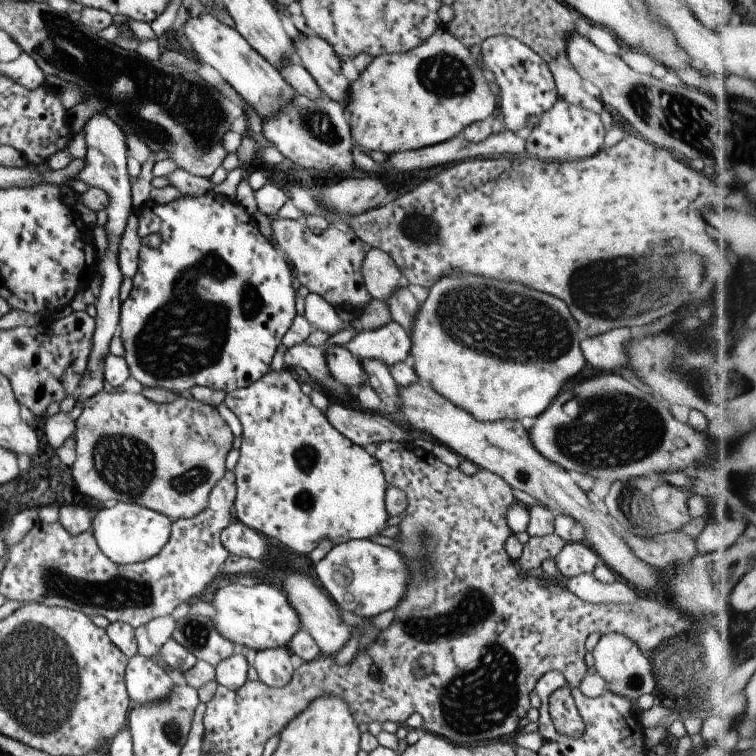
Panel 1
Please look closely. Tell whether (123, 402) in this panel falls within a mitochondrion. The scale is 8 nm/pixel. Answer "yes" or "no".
no

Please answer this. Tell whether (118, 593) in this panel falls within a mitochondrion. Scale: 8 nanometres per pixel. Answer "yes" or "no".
yes

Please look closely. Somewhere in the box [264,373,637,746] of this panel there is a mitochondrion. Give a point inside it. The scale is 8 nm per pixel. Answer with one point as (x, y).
(472, 704)

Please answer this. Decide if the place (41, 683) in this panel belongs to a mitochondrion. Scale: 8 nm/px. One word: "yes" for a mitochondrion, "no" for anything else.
yes

